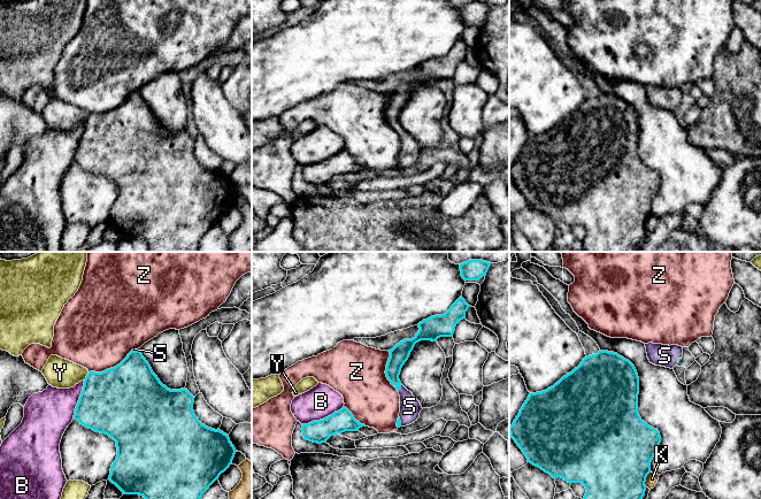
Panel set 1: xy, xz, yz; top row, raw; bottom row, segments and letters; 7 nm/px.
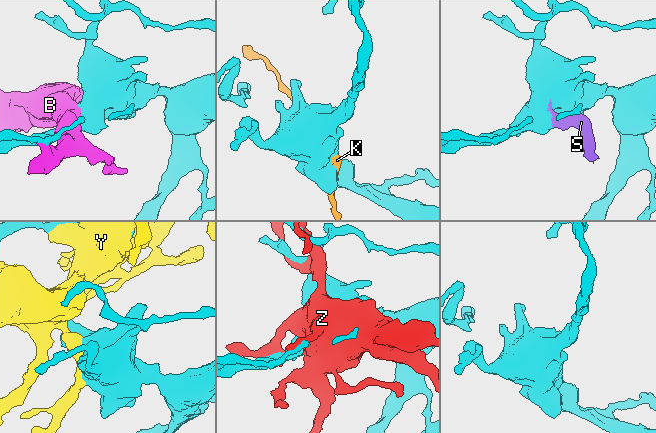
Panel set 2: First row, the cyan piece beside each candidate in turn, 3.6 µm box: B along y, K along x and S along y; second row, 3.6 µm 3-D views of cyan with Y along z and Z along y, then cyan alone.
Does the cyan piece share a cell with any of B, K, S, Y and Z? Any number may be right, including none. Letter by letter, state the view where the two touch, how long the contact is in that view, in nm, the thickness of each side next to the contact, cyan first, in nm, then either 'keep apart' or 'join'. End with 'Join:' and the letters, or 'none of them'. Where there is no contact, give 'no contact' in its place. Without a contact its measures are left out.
B: xz | 320 nm | 160/220 nm | keep apart
K: yz | 120 nm | 500/80 nm | keep apart
S: xz | 60 nm | 140/140 nm | join
Y: xy | 70 nm | 440/200 nm | keep apart
Z: xy | 360 nm | 500/500 nm | keep apart
Join: S

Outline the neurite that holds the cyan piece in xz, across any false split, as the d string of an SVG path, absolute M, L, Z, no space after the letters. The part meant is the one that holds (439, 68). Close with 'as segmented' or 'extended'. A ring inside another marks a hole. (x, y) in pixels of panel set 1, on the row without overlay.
M461 39L443 57L435 57L423 62L417 68L418 75L412 82L405 82L390 92L390 100L386 107L386 120L397 131L400 138L400 155L397 169L406 169L420 160L423 152L420 144L400 124L399 117L402 108L408 102L416 85L421 83L437 84L440 79L452 79L456 67L466 61L469 47Z | extended

